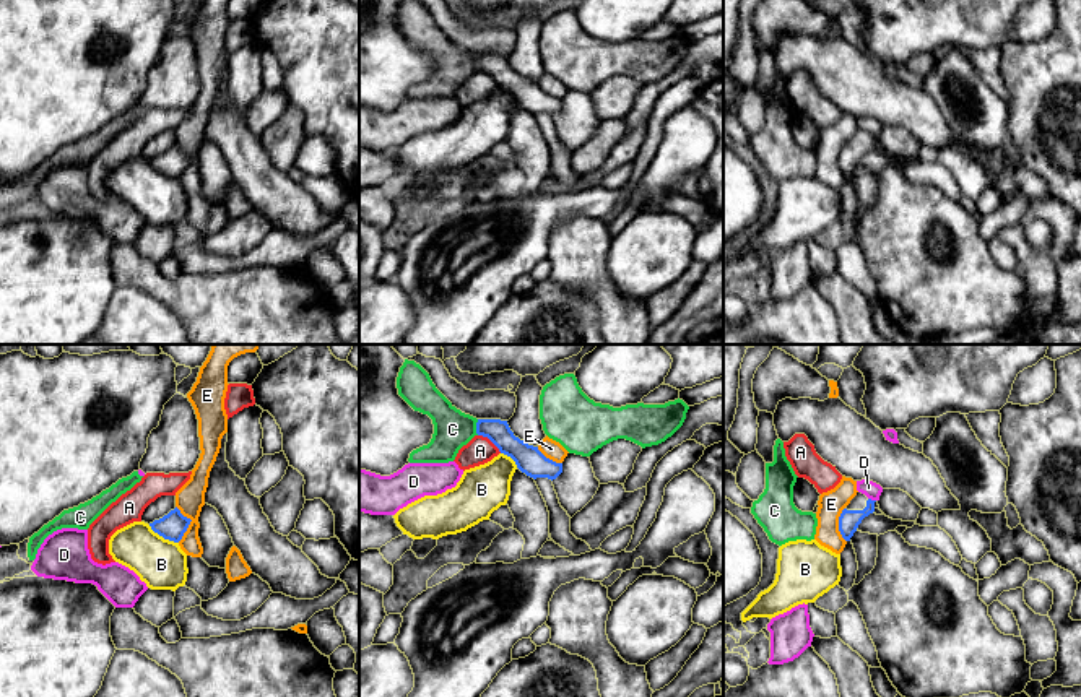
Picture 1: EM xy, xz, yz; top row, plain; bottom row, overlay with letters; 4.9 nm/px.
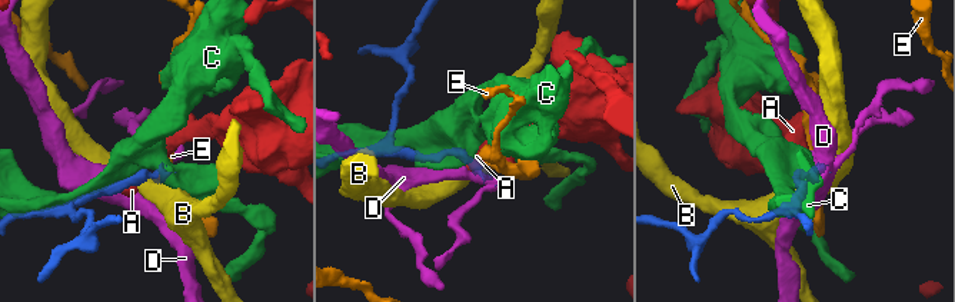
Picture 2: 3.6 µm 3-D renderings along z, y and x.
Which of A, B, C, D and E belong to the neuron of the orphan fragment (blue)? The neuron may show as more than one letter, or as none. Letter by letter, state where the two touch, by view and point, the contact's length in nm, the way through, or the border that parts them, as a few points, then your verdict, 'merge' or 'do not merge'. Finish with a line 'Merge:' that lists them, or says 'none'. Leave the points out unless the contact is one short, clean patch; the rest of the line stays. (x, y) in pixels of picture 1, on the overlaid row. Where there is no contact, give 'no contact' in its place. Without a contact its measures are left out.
A: xz (490, 439) | 150 nm | along xz (478, 434), (485, 436), (501, 452) | do not merge
B: xy (163, 536) | 180 nm | along xy (148, 525), (164, 538), (177, 543) | do not merge
C: xz (477, 428) | 80 nm | do not merge
D: yz (870, 499) | 40 nm | do not merge
E: xy (189, 523) | 180 nm | along xy (176, 506), (191, 520), (179, 541) | do not merge
Merge: none

